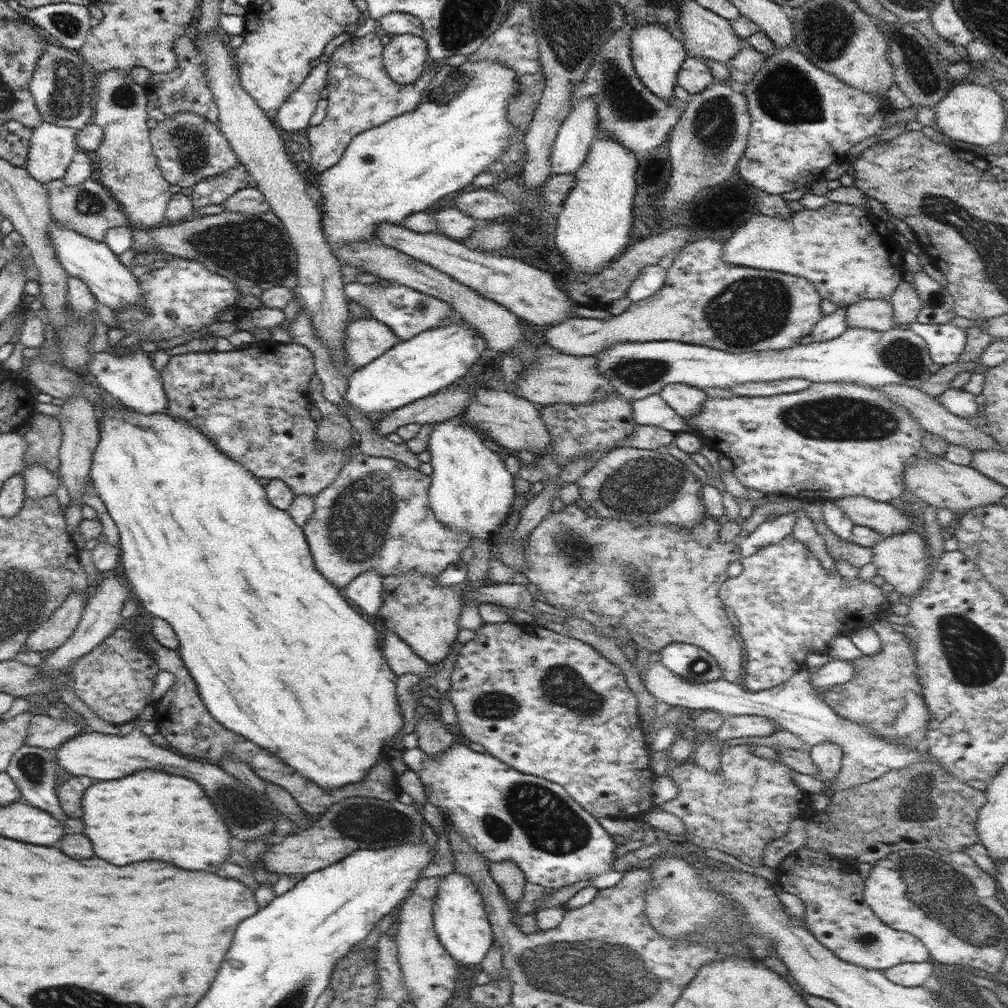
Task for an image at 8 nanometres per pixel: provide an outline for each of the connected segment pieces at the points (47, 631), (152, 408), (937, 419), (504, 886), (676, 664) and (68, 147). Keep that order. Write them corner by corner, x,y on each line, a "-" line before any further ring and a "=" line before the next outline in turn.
83,593
68,595
55,614
32,631
22,647
23,650
43,654
44,651
53,651
63,646
80,623
86,604
86,598
81,594
=
149,349
134,351
128,355
121,352
102,351
92,354
88,360
89,377
114,399
144,415
168,411
168,398
161,380
160,371
152,363
153,356
=
892,384
886,387
872,388
879,391
886,391
892,401
896,401
896,403
900,403
900,405
908,409
908,413
914,416
914,419
920,423
920,426
922,426
925,431
932,432
932,434
936,434
936,436
942,436
949,444
964,446
964,448
968,448
968,450
973,453
976,452
976,450
990,450
998,447
994,437
990,436
986,429
977,426
976,423
973,423
972,419
955,415
942,405
938,397
928,395
928,393
922,391
920,387
=
502,861
489,862
488,868
507,900
516,905
523,897
524,886
527,882
520,866
514,861
=
674,642
661,650
661,661
670,671
694,682
722,678
722,668
704,648
694,644
=
45,121
35,127
31,137
28,162
26,162
25,167
30,175
44,184
63,179
76,151
80,148
77,144
77,134
78,130
76,129
60,127

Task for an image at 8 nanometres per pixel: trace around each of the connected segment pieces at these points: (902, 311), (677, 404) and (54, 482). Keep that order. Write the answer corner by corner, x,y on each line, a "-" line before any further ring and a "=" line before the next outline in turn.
904,280
900,281
898,287
894,289
891,303
894,309
894,321
901,327
916,322
923,305
914,285
=
681,383
664,386
659,395
683,419
692,418
692,416
700,414
702,404
707,398
706,392
702,391
702,389
=
32,464
24,468
24,494
28,498
44,498
55,494
56,489
61,485
58,472
50,472
42,464

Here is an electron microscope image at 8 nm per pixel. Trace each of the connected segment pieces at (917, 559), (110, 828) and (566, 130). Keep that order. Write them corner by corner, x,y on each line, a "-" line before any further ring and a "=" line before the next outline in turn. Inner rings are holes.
904,532
896,536
881,536
872,548
872,562
887,584
902,595
903,599
915,596
924,586
930,574
928,545
916,532
=
140,770
120,780
102,780
84,792
82,808
84,834
92,840
96,856
116,866
158,858
186,870
216,872
230,854
230,834
226,824
220,820
220,814
216,814
216,808
210,804
202,788
184,776
166,774
160,770
=
593,98
580,102
564,120
551,150
551,174
574,175
586,161
590,148
598,138
597,111

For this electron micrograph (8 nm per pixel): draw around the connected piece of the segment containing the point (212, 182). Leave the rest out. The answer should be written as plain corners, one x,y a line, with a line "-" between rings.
240,163
224,174
204,178
192,187
194,208
222,204
240,189
253,185
253,178

